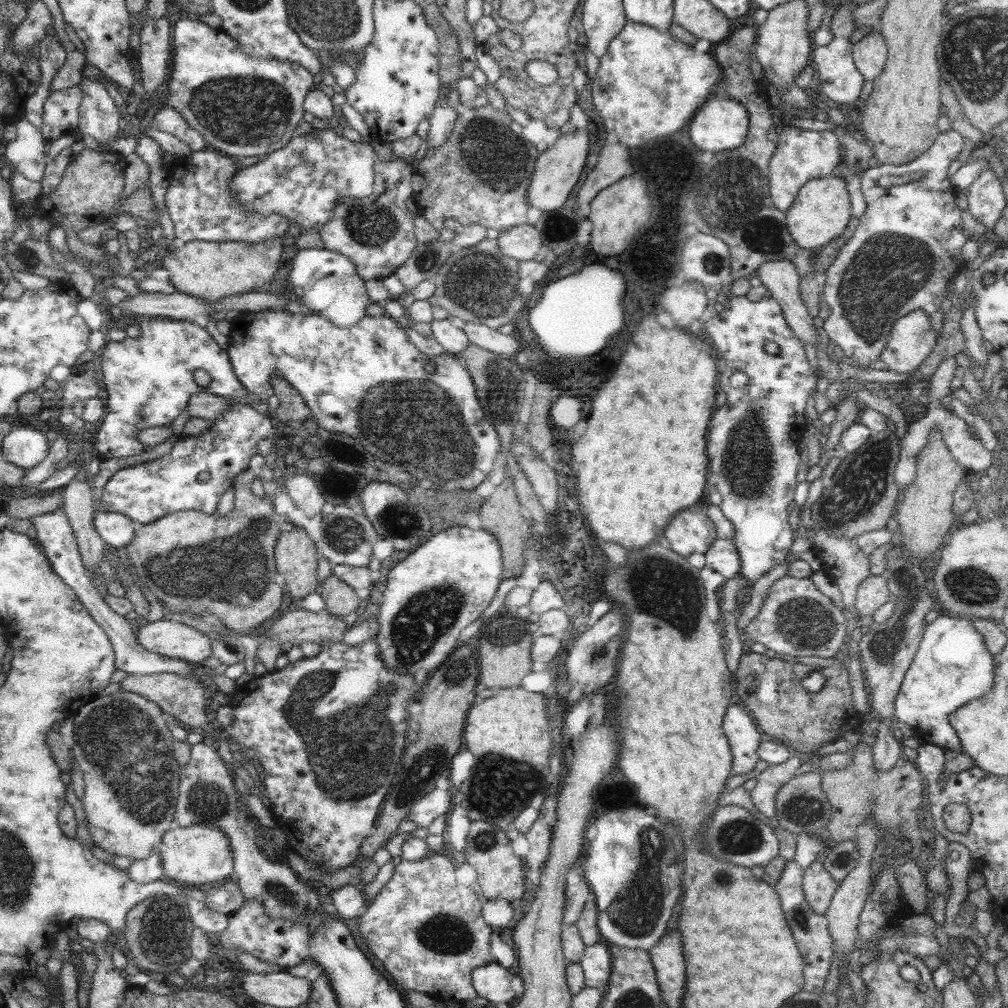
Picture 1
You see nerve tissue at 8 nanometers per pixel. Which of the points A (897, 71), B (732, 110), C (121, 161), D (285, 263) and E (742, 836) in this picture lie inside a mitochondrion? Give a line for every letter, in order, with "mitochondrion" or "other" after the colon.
A: other
B: other
C: other
D: other
E: mitochondrion

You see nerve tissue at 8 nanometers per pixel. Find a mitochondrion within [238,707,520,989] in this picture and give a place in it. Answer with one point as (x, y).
(445, 933)

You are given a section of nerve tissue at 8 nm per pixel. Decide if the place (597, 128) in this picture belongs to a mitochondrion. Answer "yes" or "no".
no

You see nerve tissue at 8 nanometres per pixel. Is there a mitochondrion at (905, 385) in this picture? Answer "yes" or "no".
no

